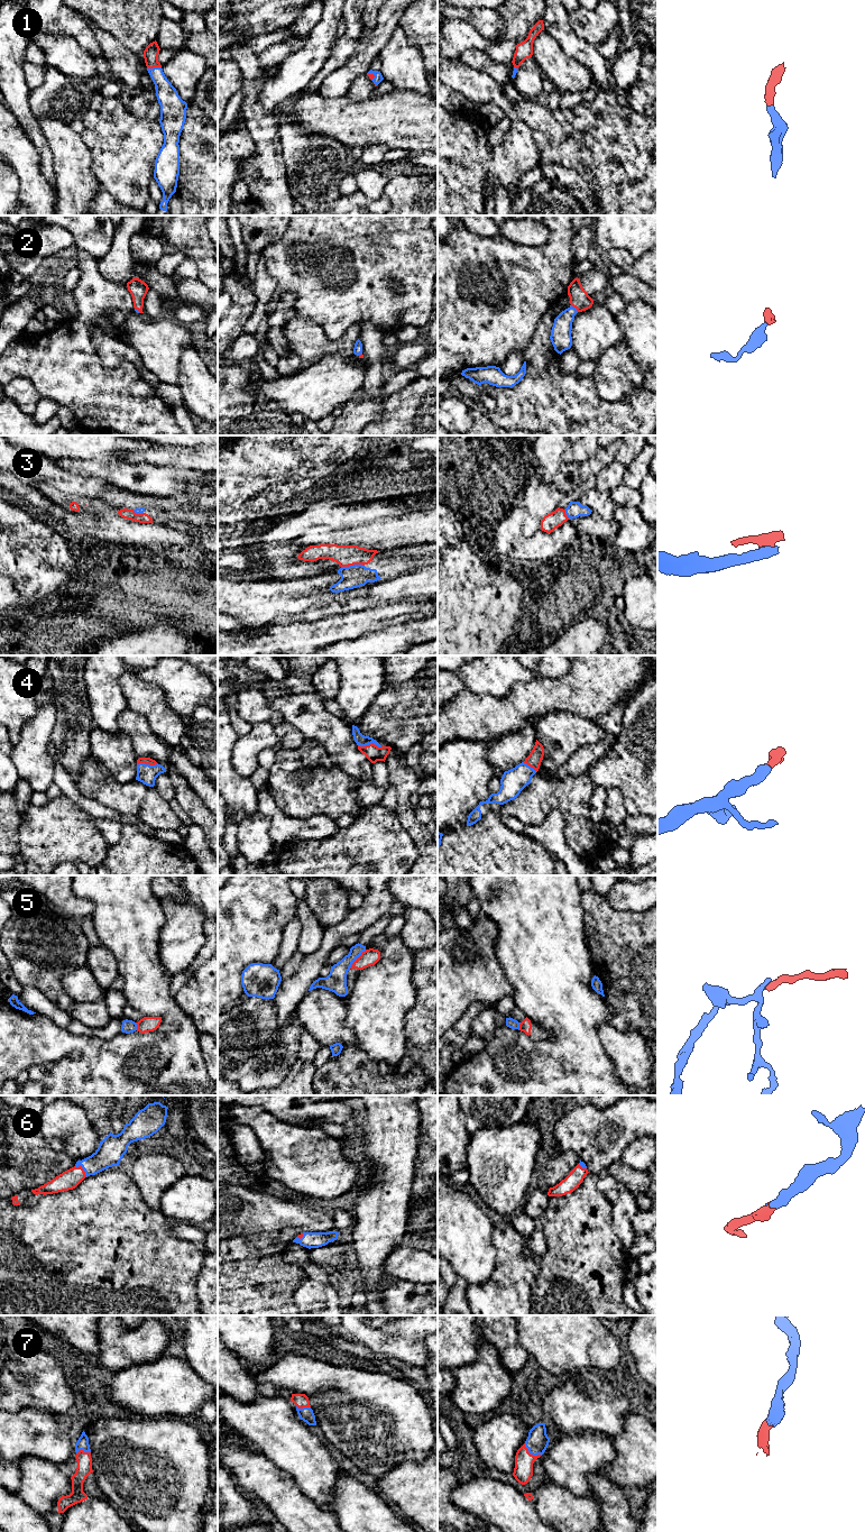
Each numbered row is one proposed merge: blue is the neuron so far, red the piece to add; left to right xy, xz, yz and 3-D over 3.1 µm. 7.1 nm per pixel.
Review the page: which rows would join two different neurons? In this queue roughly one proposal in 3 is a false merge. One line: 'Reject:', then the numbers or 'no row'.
Reject: 5

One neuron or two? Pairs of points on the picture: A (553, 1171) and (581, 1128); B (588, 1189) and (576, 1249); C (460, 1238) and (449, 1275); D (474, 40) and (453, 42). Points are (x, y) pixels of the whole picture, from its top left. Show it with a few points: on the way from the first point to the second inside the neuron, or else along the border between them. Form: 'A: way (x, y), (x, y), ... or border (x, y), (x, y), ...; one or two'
A: border (559, 1150), (572, 1150), (580, 1159); two
B: way (587, 1203), (586, 1213), (579, 1225), (579, 1235); one
C: border (449, 1262), (458, 1276); two
D: way (469, 40), (458, 40); one

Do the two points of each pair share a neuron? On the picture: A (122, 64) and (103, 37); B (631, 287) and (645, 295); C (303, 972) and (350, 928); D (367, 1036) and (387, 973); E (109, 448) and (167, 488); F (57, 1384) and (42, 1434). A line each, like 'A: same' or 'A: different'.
A: same
B: same
C: same
D: same
E: different
F: different

